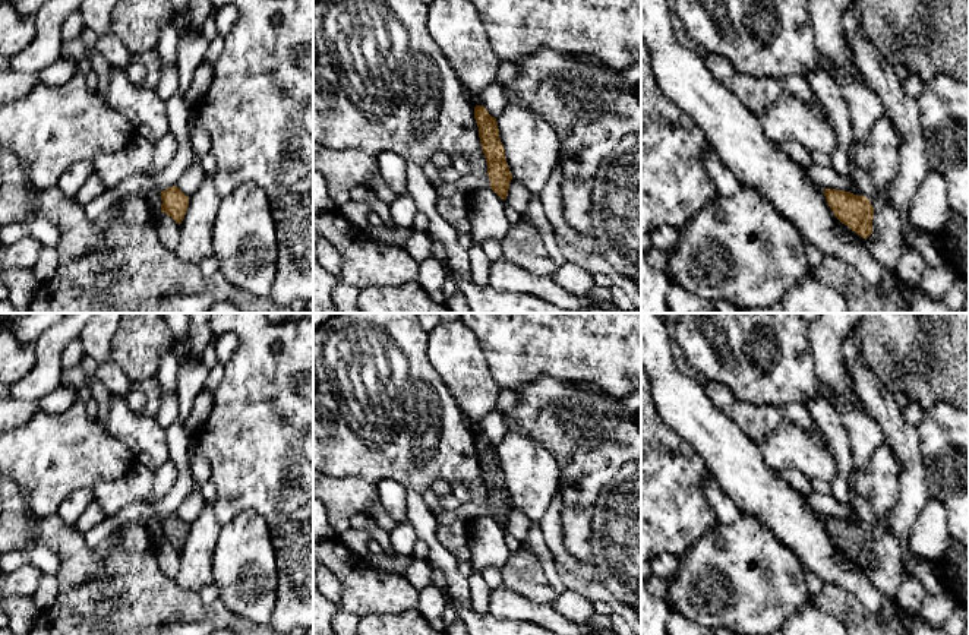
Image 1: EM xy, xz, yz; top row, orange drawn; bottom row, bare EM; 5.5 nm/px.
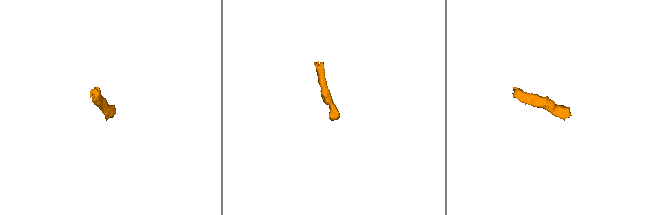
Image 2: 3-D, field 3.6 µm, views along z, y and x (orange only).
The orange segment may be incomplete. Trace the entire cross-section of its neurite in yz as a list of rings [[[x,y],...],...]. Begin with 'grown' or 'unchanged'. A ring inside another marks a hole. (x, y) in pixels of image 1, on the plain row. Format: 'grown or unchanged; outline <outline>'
unchanged; outline [[[824,516],[827,533],[834,544],[862,566],[872,562],[874,536],[868,525],[850,519]]]

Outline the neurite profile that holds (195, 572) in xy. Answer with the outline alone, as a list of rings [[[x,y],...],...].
[[[215,505],[203,506],[201,515],[189,525],[189,534],[180,552],[180,569],[174,576],[179,587],[199,593],[212,584],[212,553],[221,527]]]

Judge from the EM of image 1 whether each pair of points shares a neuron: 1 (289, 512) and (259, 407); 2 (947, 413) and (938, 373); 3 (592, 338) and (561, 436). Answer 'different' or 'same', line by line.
1: same
2: different
3: different

